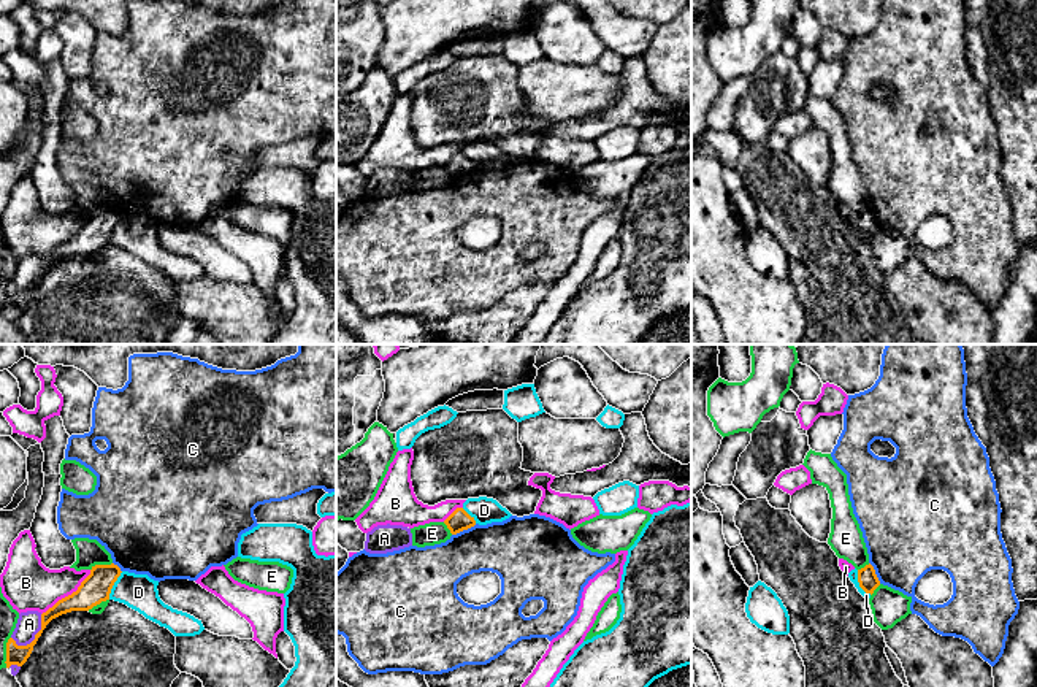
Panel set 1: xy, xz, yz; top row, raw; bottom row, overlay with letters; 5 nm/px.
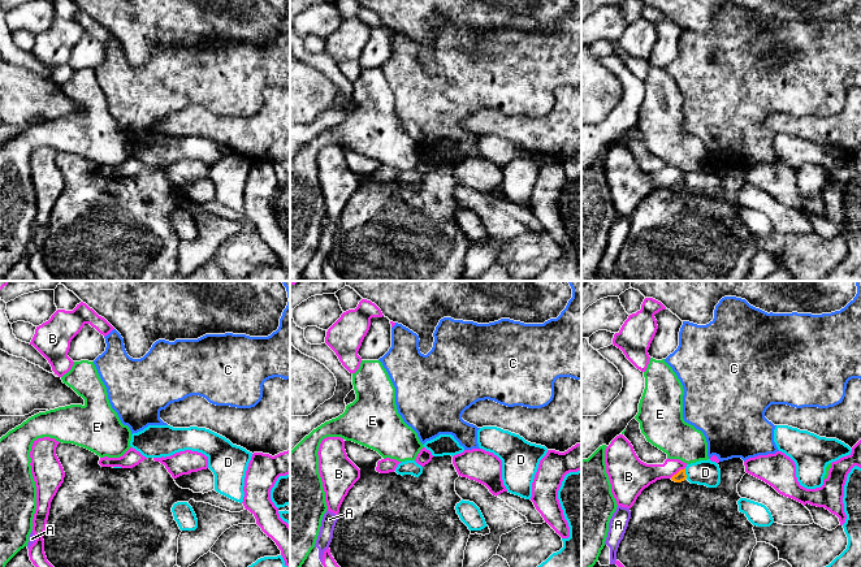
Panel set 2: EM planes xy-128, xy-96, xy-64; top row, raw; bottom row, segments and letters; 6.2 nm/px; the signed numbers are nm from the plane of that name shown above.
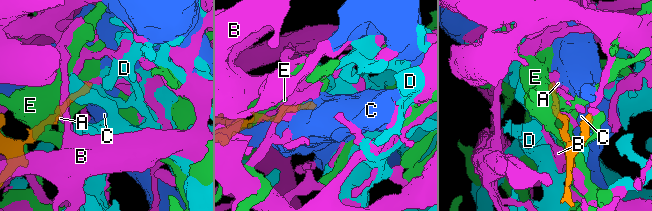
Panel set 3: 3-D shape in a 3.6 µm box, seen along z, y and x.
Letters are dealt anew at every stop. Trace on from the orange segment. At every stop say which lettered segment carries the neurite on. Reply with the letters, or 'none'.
B

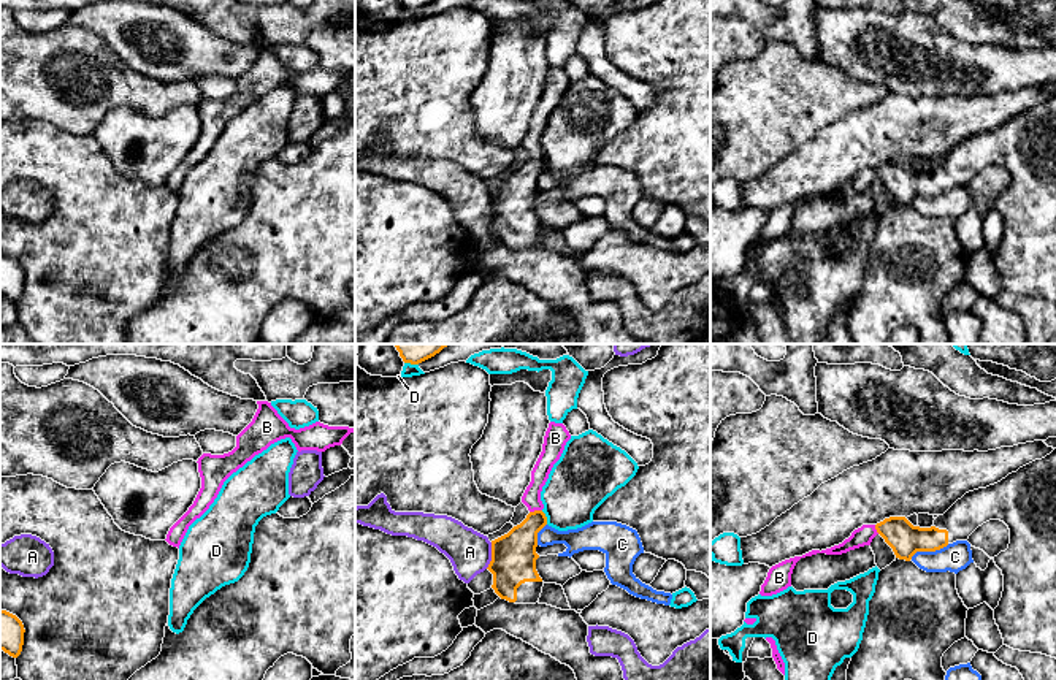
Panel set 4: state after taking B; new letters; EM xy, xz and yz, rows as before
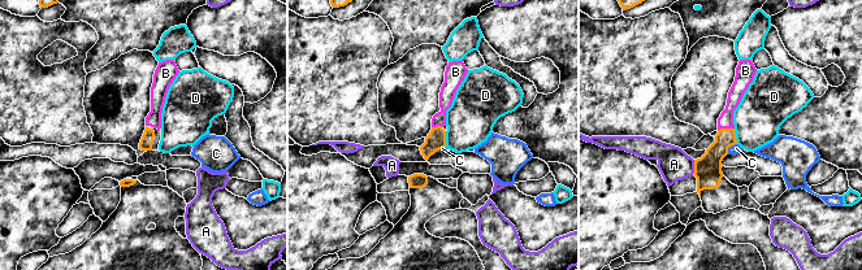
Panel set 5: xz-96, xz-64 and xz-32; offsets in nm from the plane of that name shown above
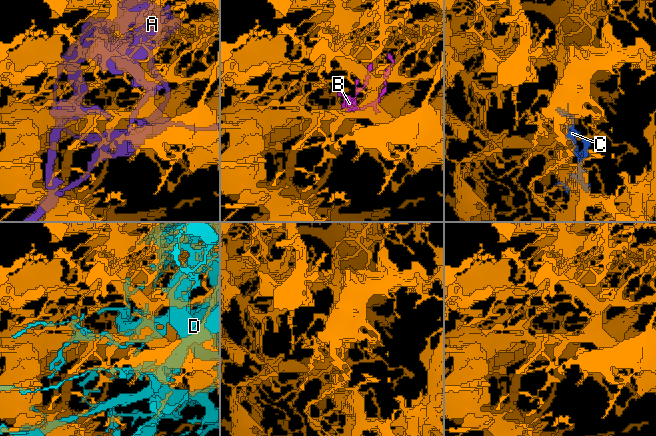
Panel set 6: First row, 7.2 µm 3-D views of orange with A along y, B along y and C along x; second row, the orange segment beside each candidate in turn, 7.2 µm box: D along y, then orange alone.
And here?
B

